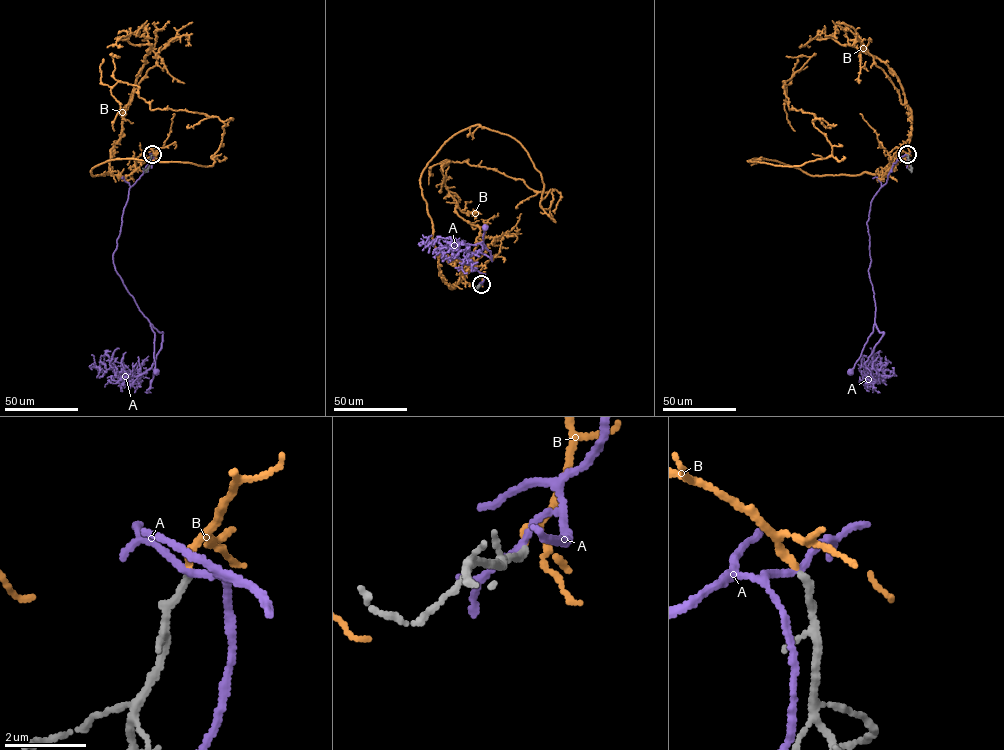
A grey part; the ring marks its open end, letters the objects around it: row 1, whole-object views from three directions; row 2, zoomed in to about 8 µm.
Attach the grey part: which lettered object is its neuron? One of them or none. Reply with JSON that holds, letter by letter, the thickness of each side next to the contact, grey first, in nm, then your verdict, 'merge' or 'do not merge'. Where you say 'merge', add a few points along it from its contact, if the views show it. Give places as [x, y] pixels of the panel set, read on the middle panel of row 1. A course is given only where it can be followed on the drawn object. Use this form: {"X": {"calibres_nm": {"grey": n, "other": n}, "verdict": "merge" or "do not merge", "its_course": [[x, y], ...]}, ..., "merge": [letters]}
{"A": {"calibres_nm": {"grey": 180, "other": 140}, "verdict": "do not merge"}, "B": {"calibres_nm": {"grey": 170, "other": 120}, "verdict": "merge", "its_course": [[480, 284], [436, 252], [427, 163], [479, 124], [553, 190], [447, 163]]}, "merge": ["B"]}

